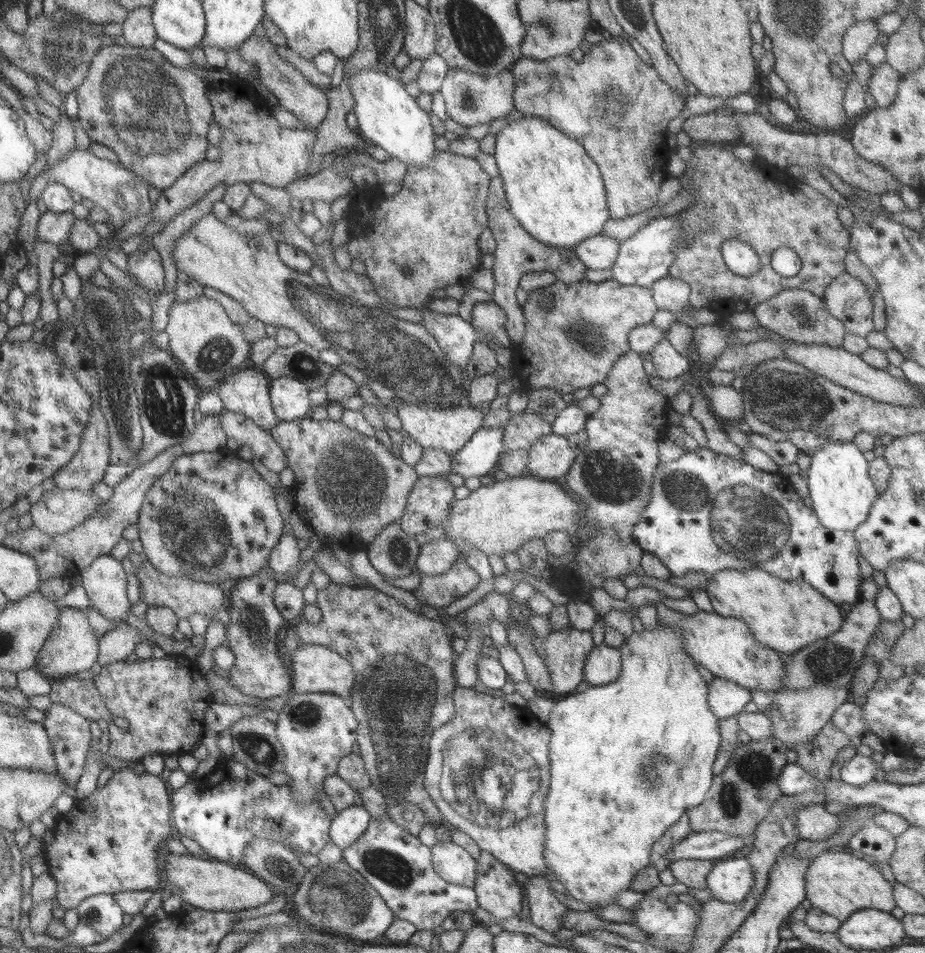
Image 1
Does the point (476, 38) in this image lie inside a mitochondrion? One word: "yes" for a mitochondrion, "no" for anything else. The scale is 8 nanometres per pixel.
yes

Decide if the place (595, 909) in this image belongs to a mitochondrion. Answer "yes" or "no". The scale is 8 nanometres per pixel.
no

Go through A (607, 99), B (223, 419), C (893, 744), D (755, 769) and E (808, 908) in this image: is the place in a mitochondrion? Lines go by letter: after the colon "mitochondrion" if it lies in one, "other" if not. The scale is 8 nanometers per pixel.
A: mitochondrion
B: other
C: other
D: mitochondrion
E: other

